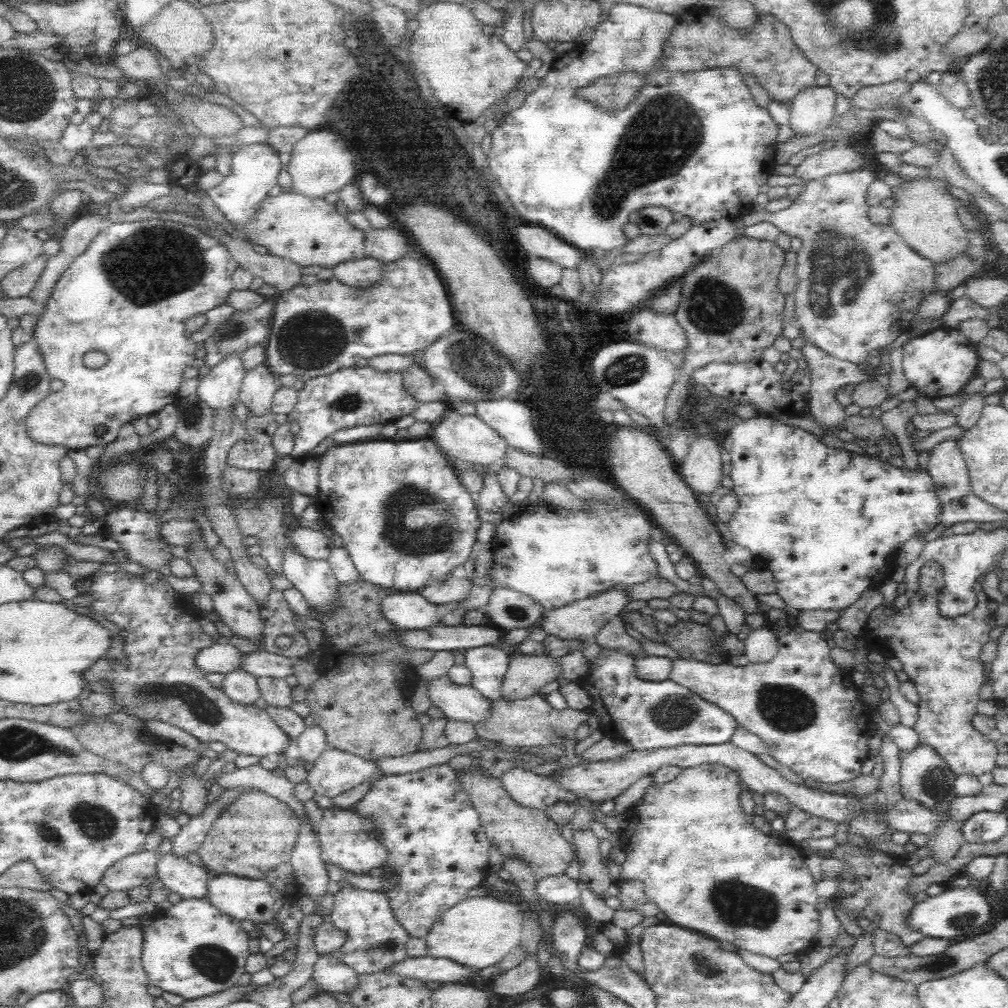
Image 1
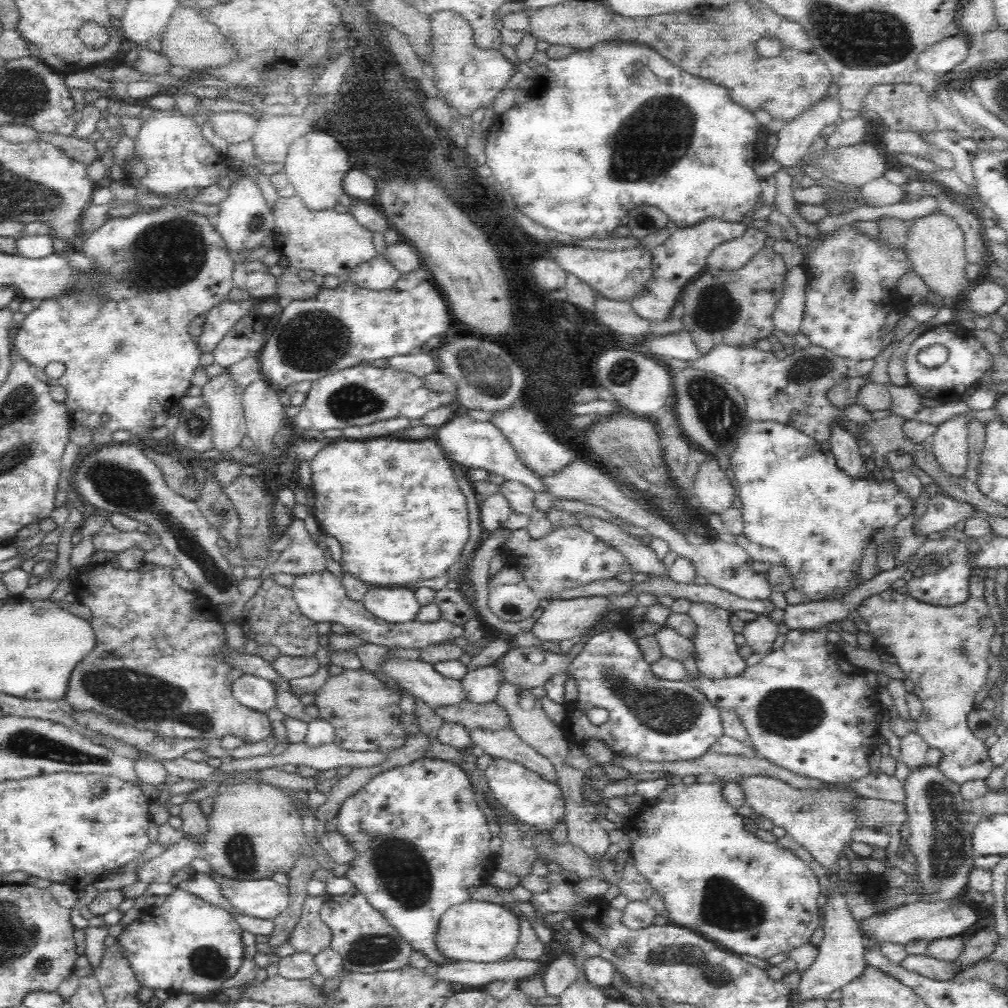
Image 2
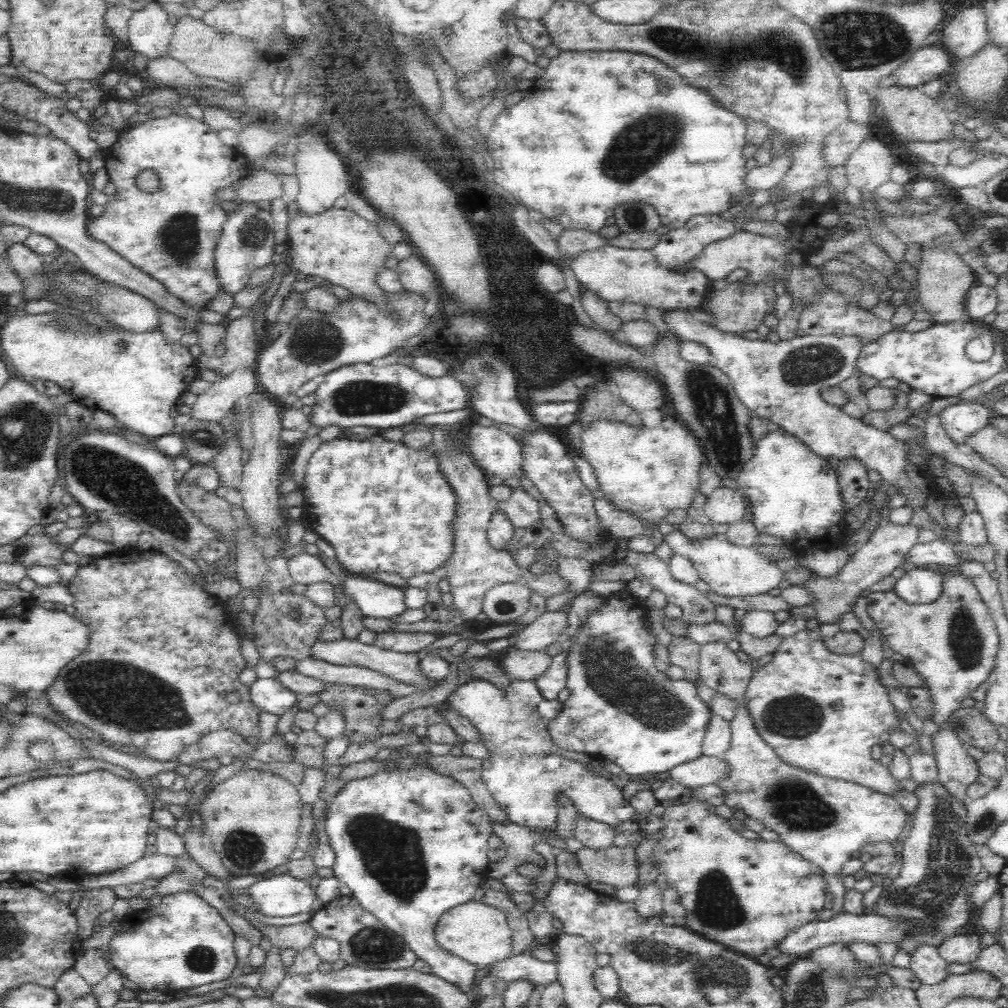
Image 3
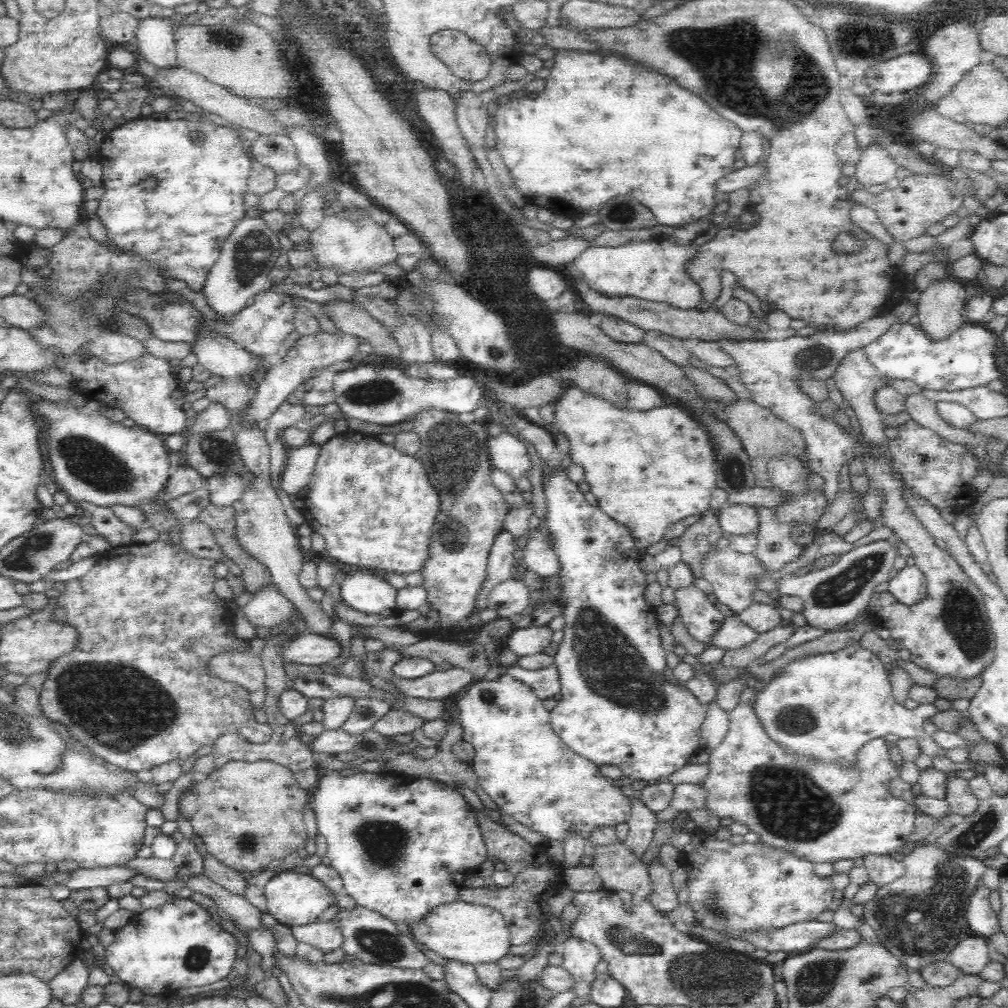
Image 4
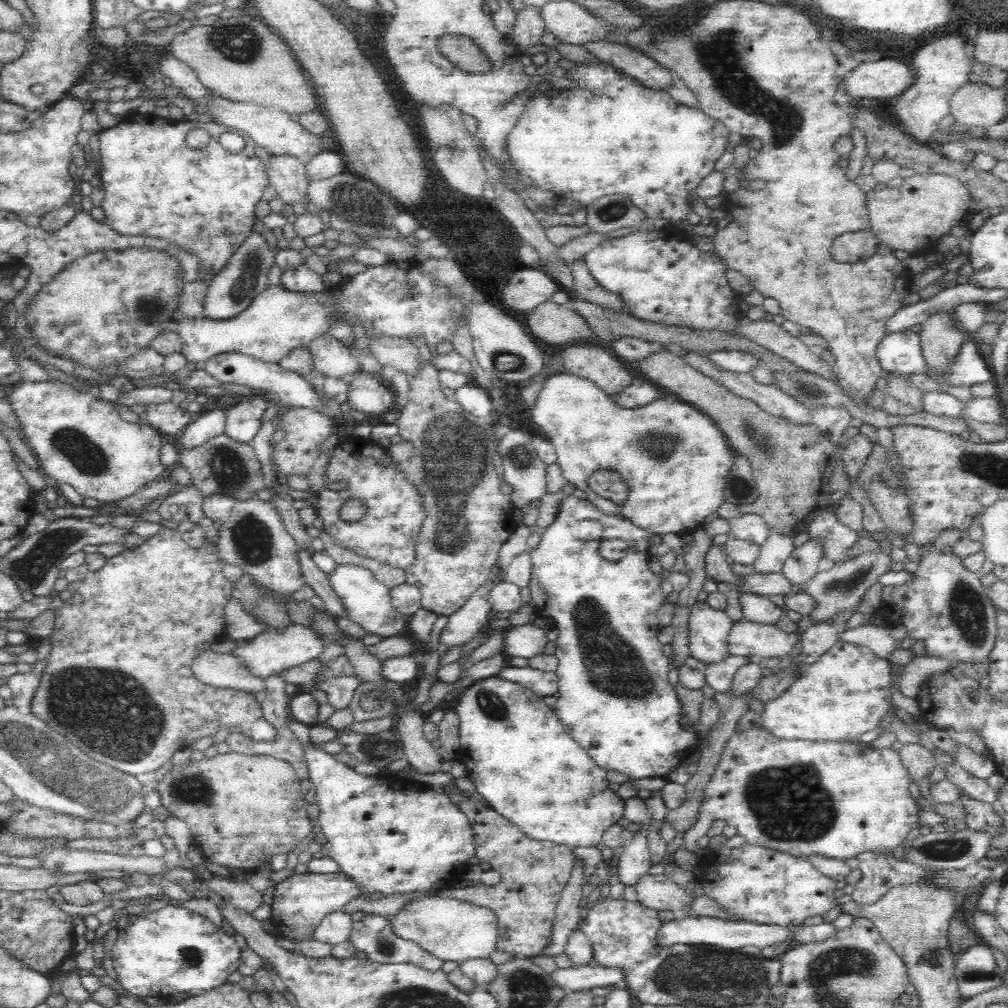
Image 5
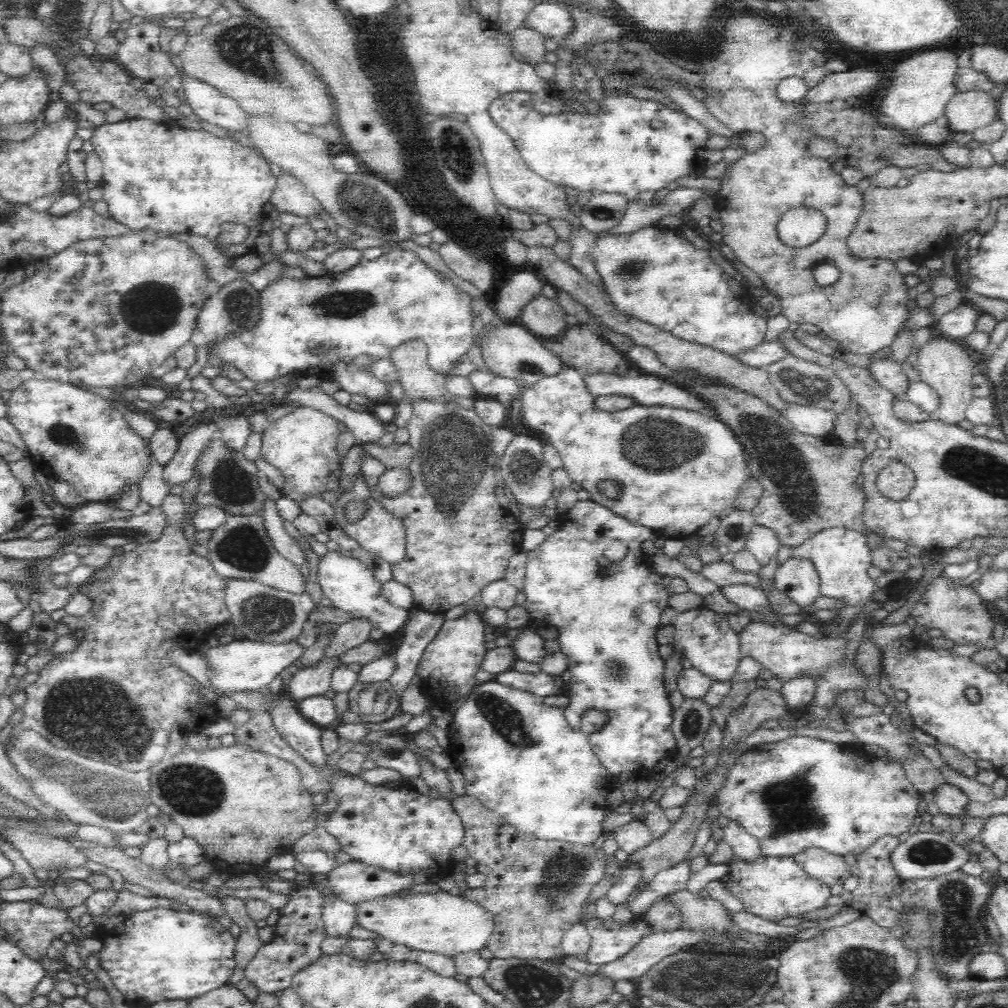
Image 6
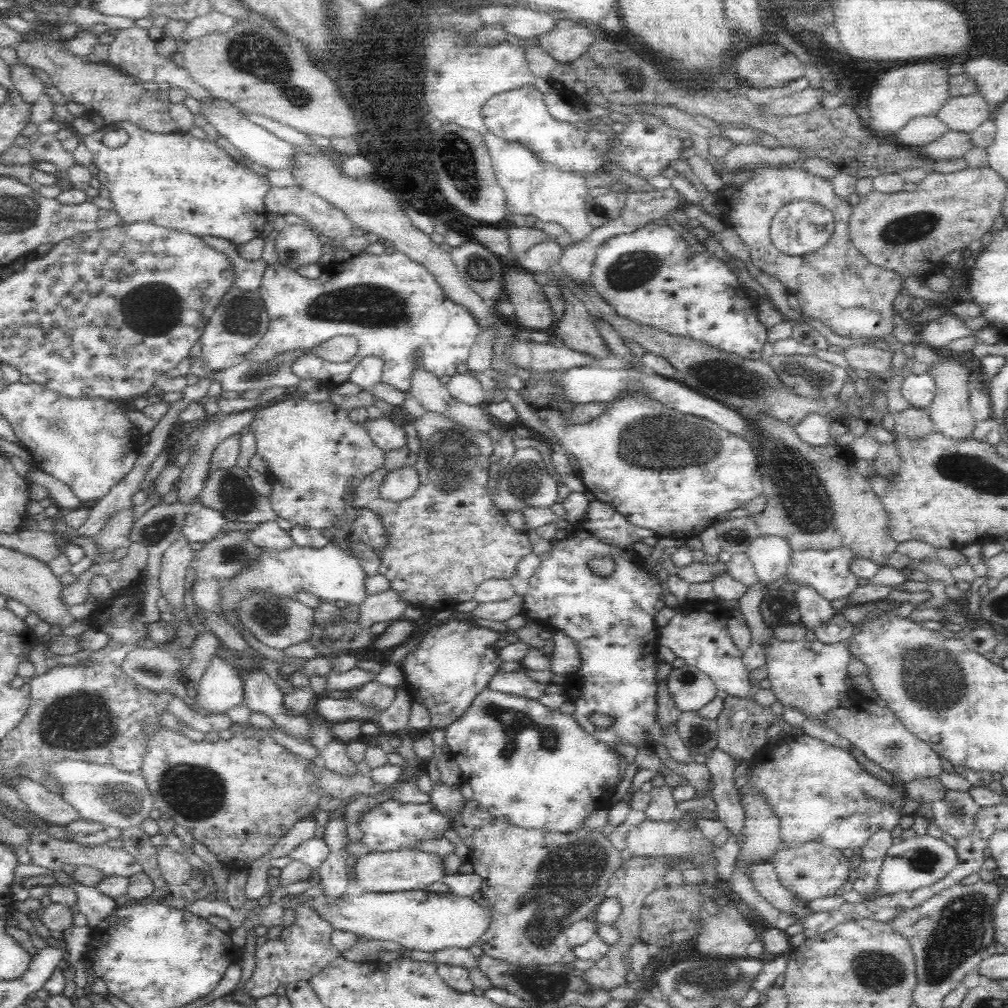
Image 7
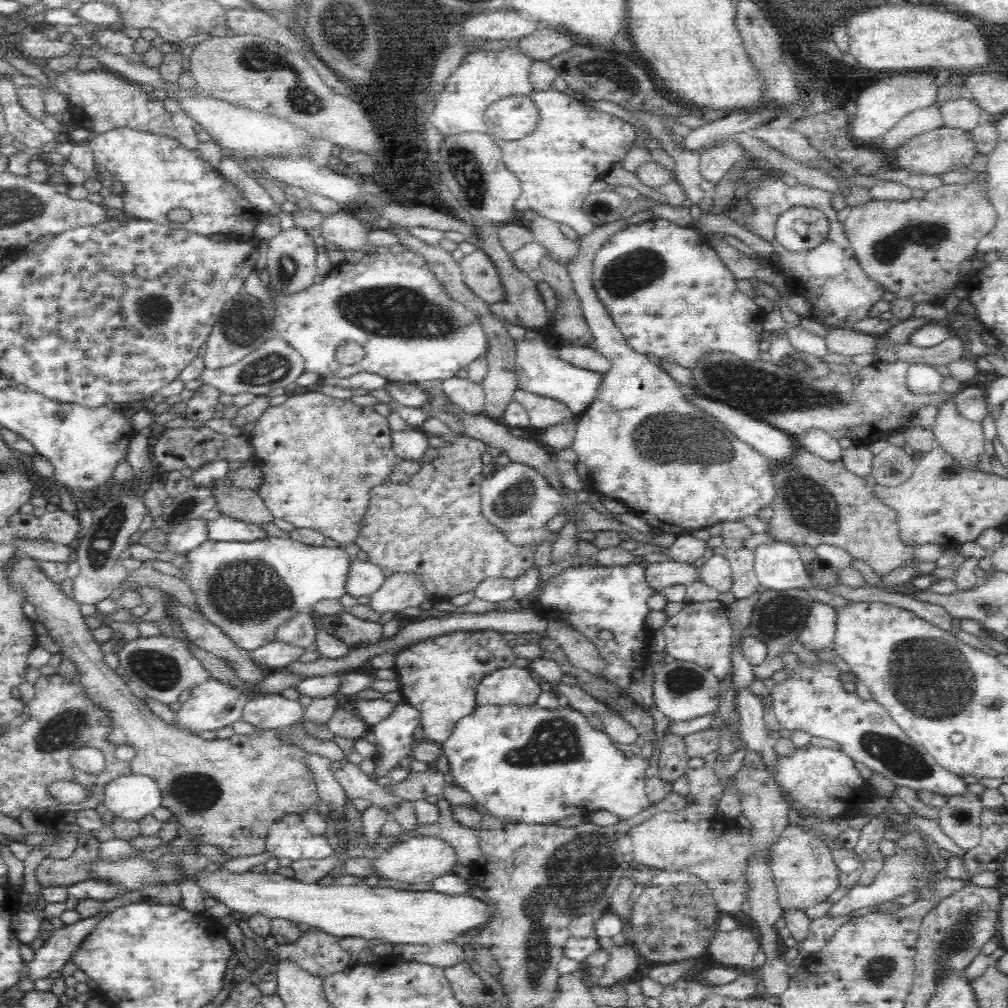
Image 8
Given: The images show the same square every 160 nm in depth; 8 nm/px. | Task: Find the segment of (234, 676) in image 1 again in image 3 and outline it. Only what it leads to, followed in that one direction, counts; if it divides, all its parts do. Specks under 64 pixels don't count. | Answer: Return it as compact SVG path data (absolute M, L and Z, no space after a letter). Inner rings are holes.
M256 678L248 686L250 701L258 709L258 712L266 712L282 716L286 710L290 710L300 699L300 696L288 690L282 683L271 678Z

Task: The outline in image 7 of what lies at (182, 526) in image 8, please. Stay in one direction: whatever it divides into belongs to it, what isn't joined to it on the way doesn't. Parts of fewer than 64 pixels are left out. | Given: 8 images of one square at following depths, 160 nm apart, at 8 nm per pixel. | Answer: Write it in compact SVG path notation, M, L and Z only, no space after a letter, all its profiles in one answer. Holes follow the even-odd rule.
M203 506L198 512L186 516L182 529L190 542L207 542L220 533L226 524L222 512Z

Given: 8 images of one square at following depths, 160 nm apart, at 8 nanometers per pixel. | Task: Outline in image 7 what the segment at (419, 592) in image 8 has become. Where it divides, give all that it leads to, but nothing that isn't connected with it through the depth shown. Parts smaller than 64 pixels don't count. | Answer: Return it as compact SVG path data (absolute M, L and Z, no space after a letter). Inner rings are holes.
M392 589L380 594L369 594L359 607L359 618L355 623L360 629L369 629L380 622L391 623L403 618L408 602Z

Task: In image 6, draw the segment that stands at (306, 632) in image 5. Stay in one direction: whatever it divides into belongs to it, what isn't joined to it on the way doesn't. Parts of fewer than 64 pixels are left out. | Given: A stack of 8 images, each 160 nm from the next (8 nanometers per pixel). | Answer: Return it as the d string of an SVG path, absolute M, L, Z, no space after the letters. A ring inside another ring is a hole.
M243 638L217 647L207 647L204 643L201 650L207 650L207 664L211 666L211 686L222 692L242 692L242 690L263 691L268 684L288 666L292 666L305 653L305 647L297 640L290 642L264 642Z

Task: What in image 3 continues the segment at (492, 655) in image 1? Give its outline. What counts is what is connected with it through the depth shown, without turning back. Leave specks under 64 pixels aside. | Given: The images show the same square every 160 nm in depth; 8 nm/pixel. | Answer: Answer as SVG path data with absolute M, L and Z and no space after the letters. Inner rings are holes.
M477 677L462 683L448 697L447 703L477 726L485 738L491 756L483 762L482 778L500 809L517 826L555 833L558 830L557 795L565 792L576 809L591 820L609 826L634 820L638 813L626 803L622 791L612 785L610 778L590 773L577 761L550 754L556 747L554 742L542 725L534 723L534 710L543 699L534 680L513 680L504 693L494 683Z

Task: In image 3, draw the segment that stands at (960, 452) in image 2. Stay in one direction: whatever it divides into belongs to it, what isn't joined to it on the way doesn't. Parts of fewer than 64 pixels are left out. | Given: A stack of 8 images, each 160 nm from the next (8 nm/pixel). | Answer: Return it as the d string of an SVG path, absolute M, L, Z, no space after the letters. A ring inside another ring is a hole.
M972 401L948 406L939 414L946 436L961 449L966 449L968 439L987 427L994 415L990 406L982 406Z

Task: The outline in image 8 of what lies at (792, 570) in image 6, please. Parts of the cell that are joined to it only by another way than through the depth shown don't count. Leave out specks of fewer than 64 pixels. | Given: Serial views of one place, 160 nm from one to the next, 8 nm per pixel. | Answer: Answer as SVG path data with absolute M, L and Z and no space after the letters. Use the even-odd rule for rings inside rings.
M812 600L799 639L812 651L832 648L837 620L837 610L834 607Z

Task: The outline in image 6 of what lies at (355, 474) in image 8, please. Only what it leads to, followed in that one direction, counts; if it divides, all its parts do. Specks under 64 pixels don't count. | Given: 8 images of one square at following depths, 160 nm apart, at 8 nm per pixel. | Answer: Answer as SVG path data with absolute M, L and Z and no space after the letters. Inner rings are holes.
M298 407L277 422L265 425L260 456L286 478L286 486L281 490L283 494L302 504L302 496L306 494L325 495L324 485L330 470L342 467L342 457L335 455L338 436L338 422L334 418L312 408Z

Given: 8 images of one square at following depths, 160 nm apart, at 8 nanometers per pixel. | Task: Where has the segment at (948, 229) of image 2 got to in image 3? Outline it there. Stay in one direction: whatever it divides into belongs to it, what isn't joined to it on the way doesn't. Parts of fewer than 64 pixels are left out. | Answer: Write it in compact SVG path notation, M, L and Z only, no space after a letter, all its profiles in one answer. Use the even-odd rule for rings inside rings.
M934 236L919 246L918 256L920 264L917 268L917 287L922 297L923 310L928 310L931 314L931 320L935 323L966 321L974 322L965 313L966 294L970 288L974 287L974 271L965 263L964 257L952 249L952 241L939 240L941 236Z

